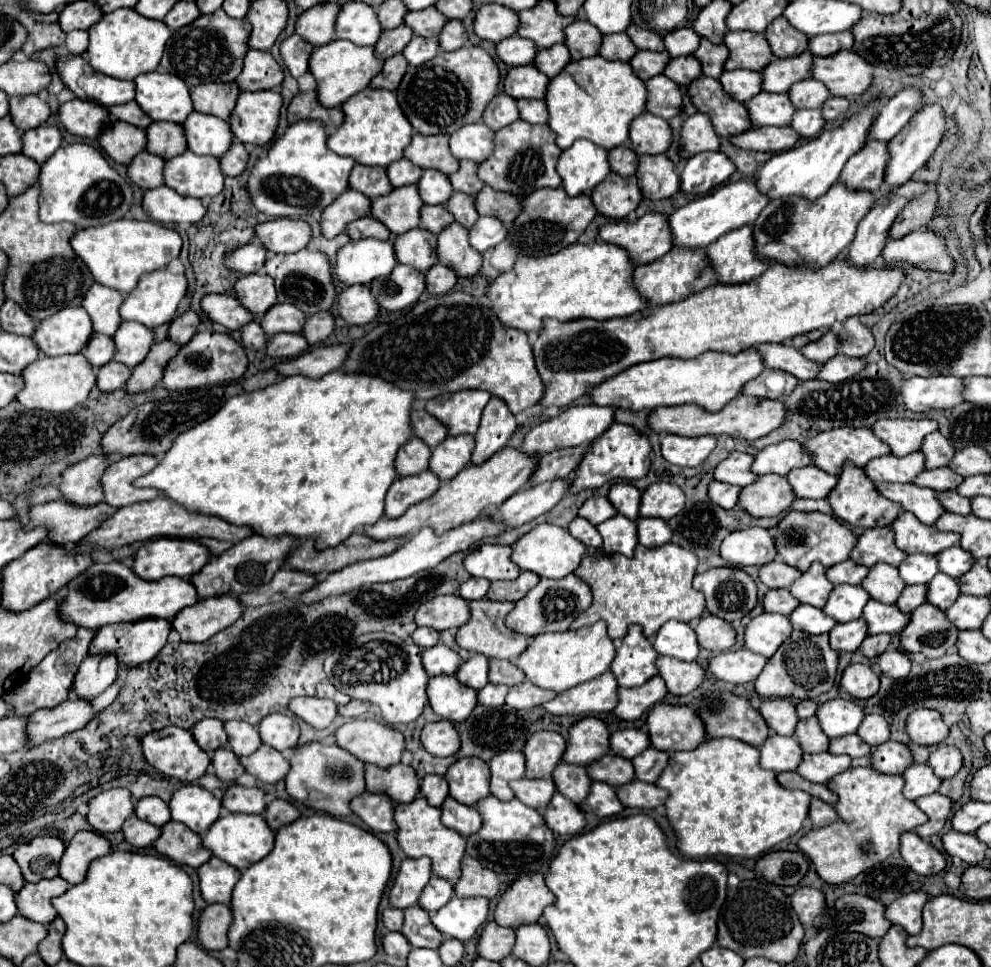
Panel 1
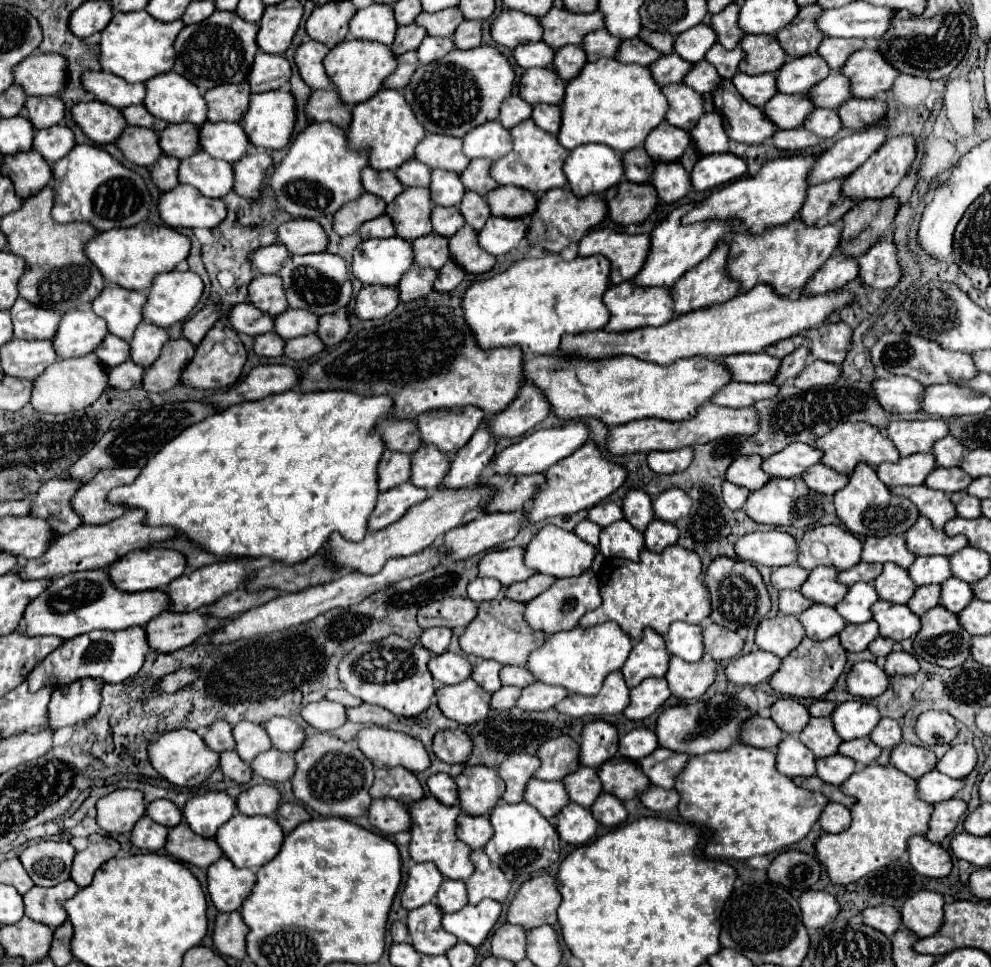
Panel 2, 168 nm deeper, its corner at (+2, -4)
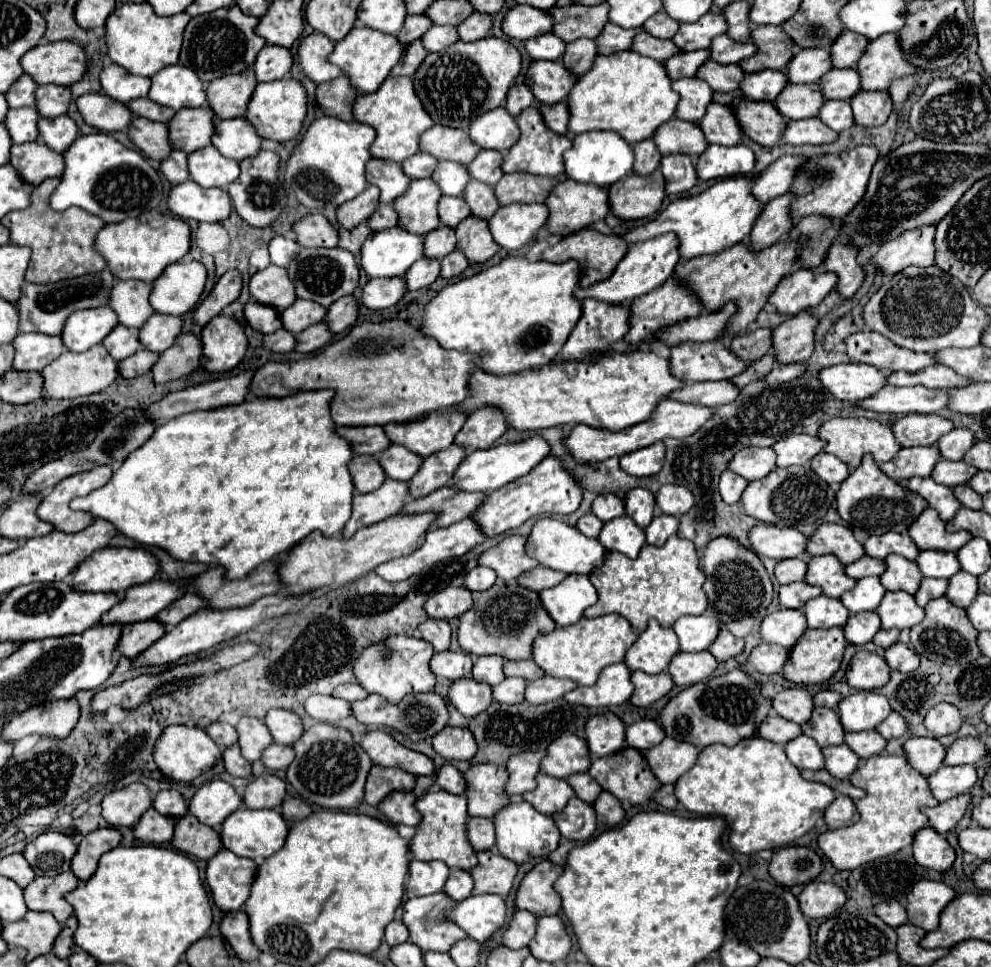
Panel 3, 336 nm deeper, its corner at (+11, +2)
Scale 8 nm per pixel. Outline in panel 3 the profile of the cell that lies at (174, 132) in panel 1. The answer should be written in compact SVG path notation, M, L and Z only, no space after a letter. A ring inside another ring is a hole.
M191 108L179 110L169 122L171 144L175 150L195 152L207 144L211 144L213 136L213 118L215 112L211 108Z

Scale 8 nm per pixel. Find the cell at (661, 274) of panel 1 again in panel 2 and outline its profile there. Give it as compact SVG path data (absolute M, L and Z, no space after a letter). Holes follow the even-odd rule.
M632 282L612 284L604 294L604 304L610 310L610 322L604 330L608 332L622 332L634 330L642 326L662 326L674 318L672 312L672 288L668 290L636 290Z

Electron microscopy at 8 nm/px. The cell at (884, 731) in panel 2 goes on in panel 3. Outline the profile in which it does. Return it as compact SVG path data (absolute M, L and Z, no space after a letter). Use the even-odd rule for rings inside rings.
M891 712L883 724L879 724L879 734L883 734L887 740L891 738L901 738L907 732L907 722L903 722L903 716L899 716L899 712Z

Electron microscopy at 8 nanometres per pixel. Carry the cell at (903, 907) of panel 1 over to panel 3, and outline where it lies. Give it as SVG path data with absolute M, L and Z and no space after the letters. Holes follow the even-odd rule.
M919 880L907 894L907 914L909 922L923 928L935 930L939 926L941 910L957 896L953 888L943 882Z

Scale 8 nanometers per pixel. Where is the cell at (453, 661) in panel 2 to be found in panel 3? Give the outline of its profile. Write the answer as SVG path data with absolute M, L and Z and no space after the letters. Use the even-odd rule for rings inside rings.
M441 652L431 658L431 670L439 678L449 678L449 680L459 680L465 676L471 676L473 668L473 658L467 652Z

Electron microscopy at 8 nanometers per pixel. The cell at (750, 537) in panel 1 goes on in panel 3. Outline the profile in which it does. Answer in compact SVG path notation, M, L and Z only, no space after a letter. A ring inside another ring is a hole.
M759 524L749 532L751 546L757 554L783 560L805 556L807 538L795 528L779 528L773 524Z

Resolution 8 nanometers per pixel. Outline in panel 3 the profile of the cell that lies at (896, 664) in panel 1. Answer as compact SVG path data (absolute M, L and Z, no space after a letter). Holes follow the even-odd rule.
M895 642L891 648L887 648L885 660L891 670L899 672L913 672L915 668L919 668L919 656L907 644L901 642Z

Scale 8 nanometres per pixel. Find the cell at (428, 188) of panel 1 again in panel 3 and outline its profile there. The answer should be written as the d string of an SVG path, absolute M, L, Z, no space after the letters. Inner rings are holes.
M439 162L433 174L433 180L439 184L445 196L461 196L471 180L467 164L459 162Z

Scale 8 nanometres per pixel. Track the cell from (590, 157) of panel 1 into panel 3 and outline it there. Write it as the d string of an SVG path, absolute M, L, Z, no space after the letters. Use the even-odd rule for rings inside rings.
M585 132L573 138L573 148L565 152L565 172L571 180L577 182L595 182L601 188L609 188L621 178L633 172L633 146L627 144L615 132Z

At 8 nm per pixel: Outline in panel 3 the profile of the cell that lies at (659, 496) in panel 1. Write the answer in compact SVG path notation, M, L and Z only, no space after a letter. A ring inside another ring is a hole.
M667 484L657 492L657 508L663 514L671 514L671 516L683 516L685 512L689 512L695 506L695 496L689 488L685 486L675 486L675 484Z

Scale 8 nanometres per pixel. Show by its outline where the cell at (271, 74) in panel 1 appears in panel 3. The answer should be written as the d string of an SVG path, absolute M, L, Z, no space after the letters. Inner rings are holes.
M267 44L255 60L257 82L271 82L271 80L285 78L291 66L293 66L293 54L287 48Z

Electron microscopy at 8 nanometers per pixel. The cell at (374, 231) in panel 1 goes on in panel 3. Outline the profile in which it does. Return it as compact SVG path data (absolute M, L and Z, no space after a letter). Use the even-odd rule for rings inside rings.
M381 204L375 214L367 220L369 228L375 232L375 230L385 230L385 228L393 228L395 224L399 222L399 216L395 212L395 208L391 204Z

